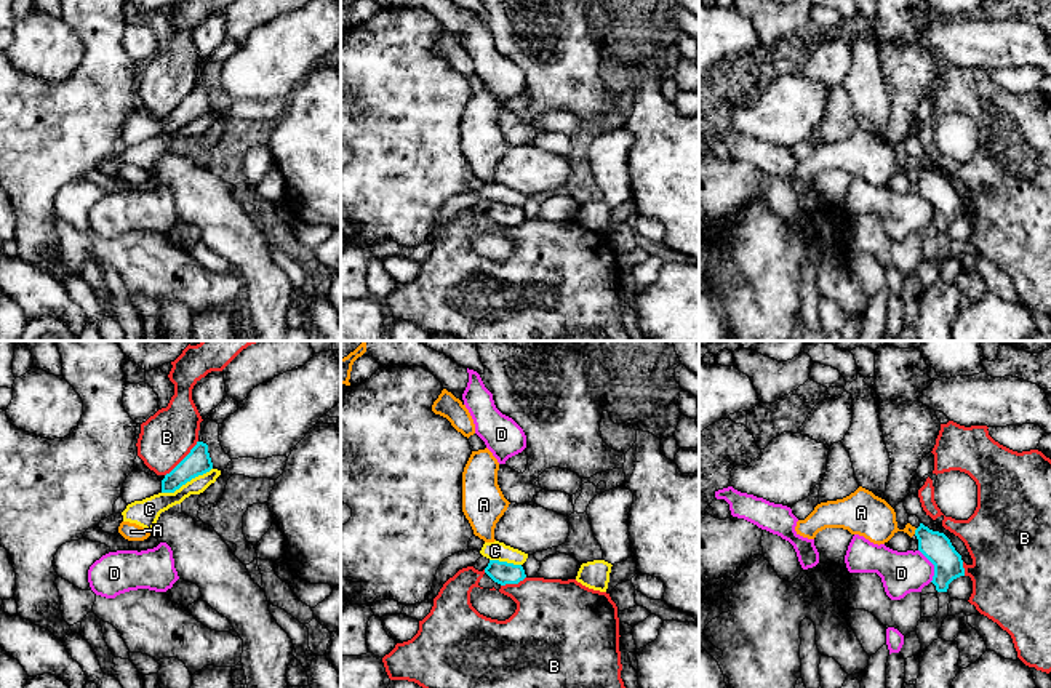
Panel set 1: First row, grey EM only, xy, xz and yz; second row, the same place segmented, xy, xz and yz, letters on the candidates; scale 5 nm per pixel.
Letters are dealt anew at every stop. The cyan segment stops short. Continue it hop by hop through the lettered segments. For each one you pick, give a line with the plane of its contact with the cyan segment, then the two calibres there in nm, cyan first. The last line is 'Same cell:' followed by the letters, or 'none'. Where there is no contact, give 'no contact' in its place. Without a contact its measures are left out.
Same cell: none

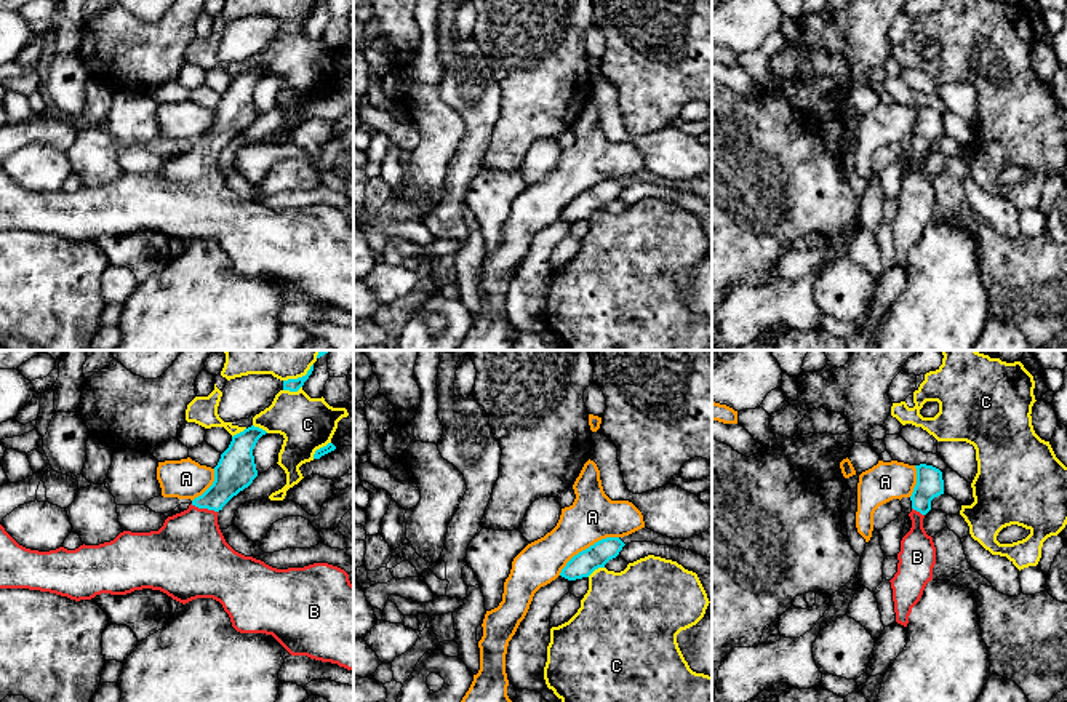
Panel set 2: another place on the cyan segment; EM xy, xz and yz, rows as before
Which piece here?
B: xy | 200/380 nm
Same cell: B

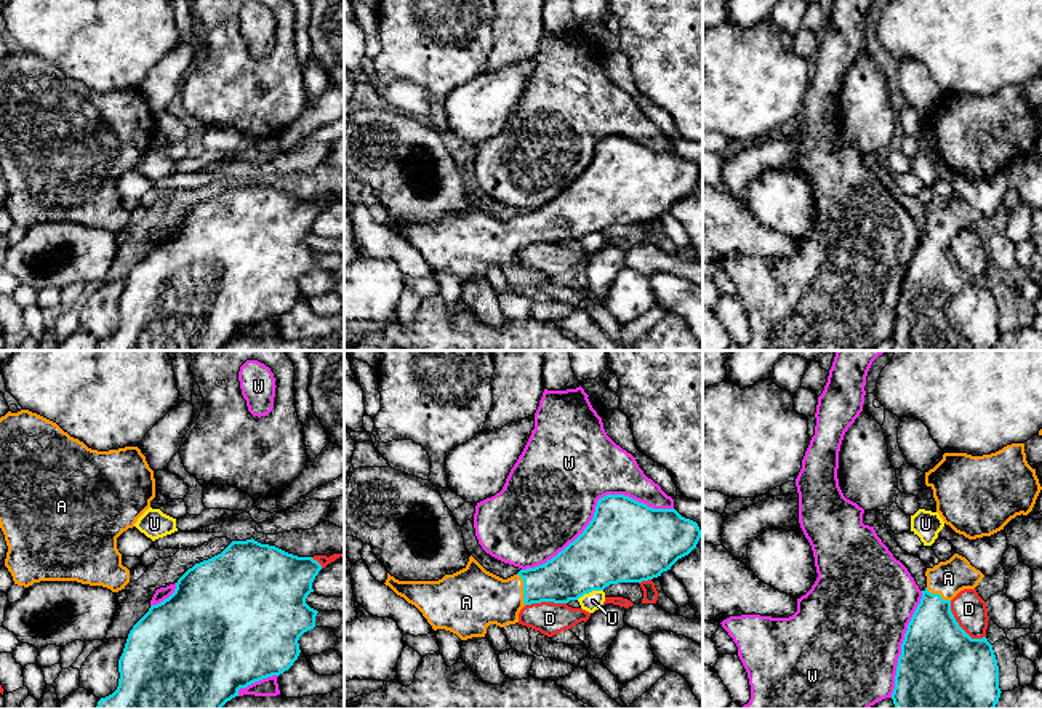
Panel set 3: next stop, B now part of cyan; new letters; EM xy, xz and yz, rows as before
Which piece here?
A: xz | 240/300 nm
Same cell: A

